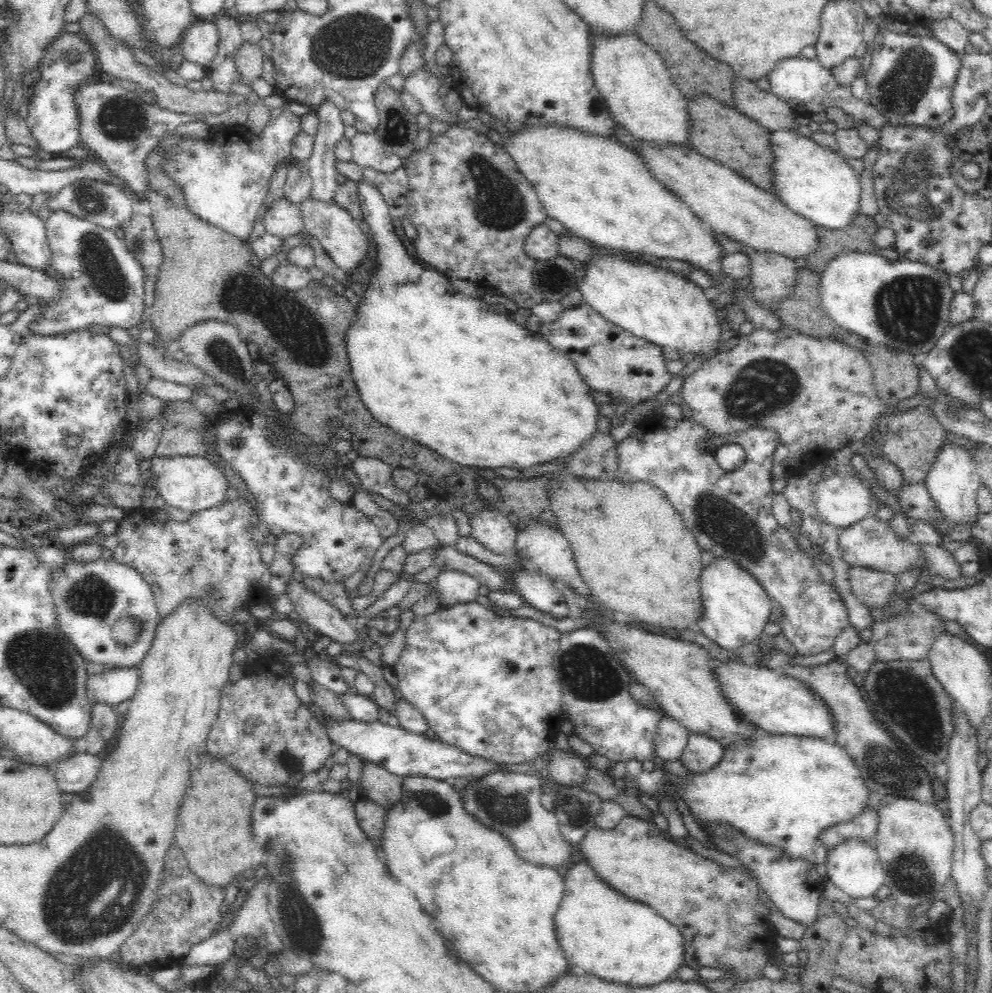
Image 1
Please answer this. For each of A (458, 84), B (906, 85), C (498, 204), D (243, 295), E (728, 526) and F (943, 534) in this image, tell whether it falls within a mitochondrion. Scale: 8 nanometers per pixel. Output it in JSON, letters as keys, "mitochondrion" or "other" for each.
{"A":"other","B":"mitochondrion","C":"mitochondrion","D":"mitochondrion","E":"mitochondrion","F":"other"}

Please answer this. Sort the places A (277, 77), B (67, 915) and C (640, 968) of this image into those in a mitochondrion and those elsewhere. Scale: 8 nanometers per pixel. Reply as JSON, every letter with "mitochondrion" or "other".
{"A":"other","B":"mitochondrion","C":"other"}

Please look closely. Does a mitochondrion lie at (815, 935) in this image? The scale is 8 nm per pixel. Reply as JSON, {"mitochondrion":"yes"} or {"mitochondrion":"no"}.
{"mitochondrion":"no"}

